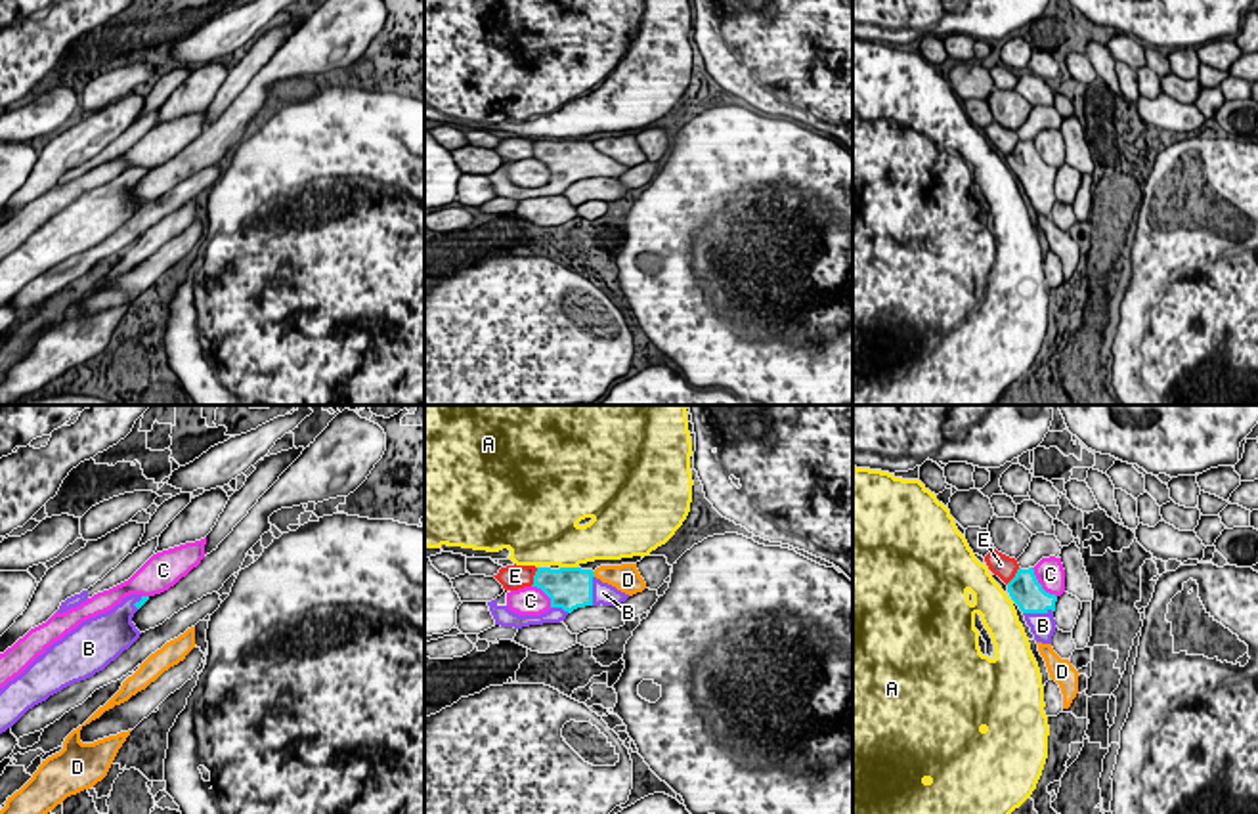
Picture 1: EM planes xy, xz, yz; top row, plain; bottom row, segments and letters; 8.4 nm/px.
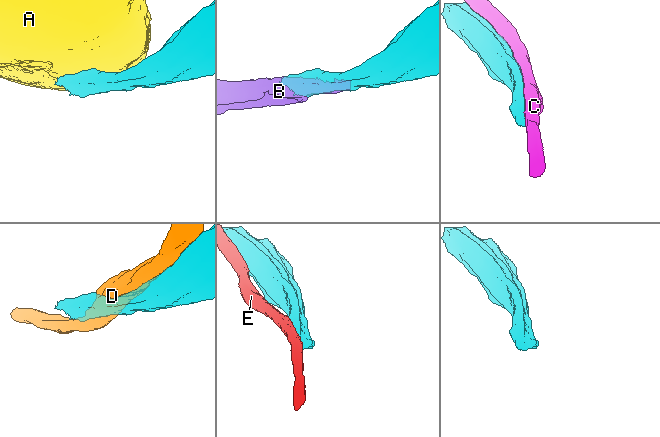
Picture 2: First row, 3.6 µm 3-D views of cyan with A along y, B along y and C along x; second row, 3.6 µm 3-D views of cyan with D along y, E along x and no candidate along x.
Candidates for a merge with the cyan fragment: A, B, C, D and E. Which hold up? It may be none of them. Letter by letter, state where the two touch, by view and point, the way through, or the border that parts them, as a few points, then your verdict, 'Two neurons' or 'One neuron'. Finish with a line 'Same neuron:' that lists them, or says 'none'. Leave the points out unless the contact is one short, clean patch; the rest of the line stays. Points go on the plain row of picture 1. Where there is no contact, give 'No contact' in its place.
A: Touches cyan at xz (568, 140). Two neurons
B: Touches cyan at yz (1037, 184). One neuron
C: Touches cyan at yz (1041, 157). Two neurons
D: Touches cyan at xz (593, 146). Two neurons
E: Touches cyan at xz (534, 149). Two neurons
Same neuron: B

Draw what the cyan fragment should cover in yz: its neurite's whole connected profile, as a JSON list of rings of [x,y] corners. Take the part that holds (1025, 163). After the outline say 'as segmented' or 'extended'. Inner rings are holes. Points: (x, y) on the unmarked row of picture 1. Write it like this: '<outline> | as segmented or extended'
[[[1019,139],[1015,149],[1008,155],[1008,164],[1023,183],[1034,212],[1052,216],[1052,208],[1057,201],[1053,191],[1057,168],[1042,161],[1032,139]]] | extended

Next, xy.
[[[130,166],[113,182],[82,193],[0,260],[0,306],[34,277],[94,248],[128,222],[141,206],[132,189],[147,172]]] | extended

